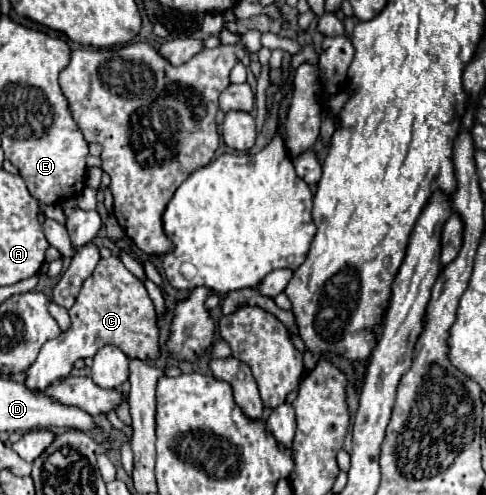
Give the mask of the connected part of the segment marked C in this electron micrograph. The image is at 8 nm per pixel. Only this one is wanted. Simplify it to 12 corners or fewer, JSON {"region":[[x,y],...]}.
{"region":[[119,256],[101,258],[71,328],[27,370],[43,390],[111,344],[159,358],[155,306]]}

